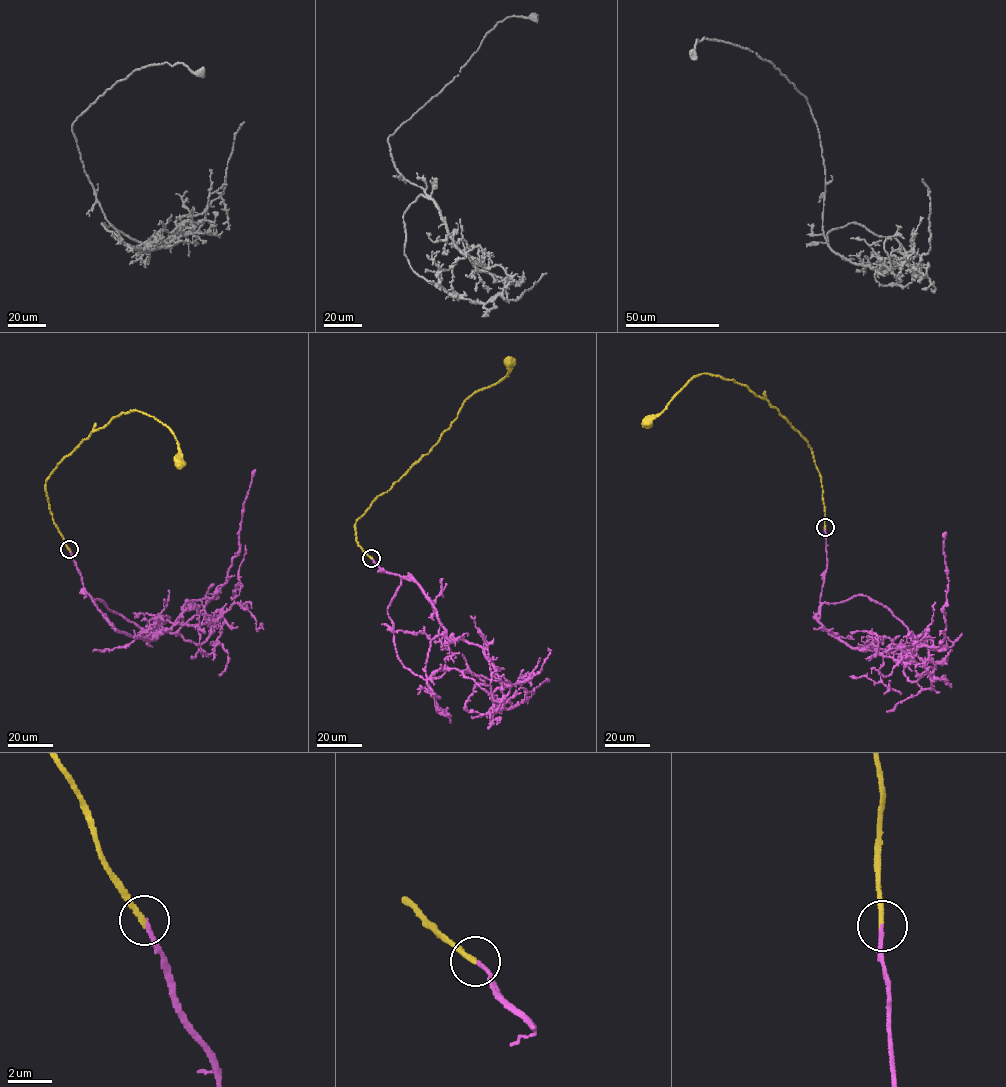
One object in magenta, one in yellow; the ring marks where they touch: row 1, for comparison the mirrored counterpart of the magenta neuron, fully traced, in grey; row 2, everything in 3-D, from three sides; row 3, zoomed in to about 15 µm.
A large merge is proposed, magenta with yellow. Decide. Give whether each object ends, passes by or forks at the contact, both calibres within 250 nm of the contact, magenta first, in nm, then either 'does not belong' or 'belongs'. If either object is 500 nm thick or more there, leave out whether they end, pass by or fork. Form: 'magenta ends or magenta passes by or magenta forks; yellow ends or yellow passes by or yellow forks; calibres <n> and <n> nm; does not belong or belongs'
magenta ends; yellow ends; calibres 190 and 260 nm; belongs

